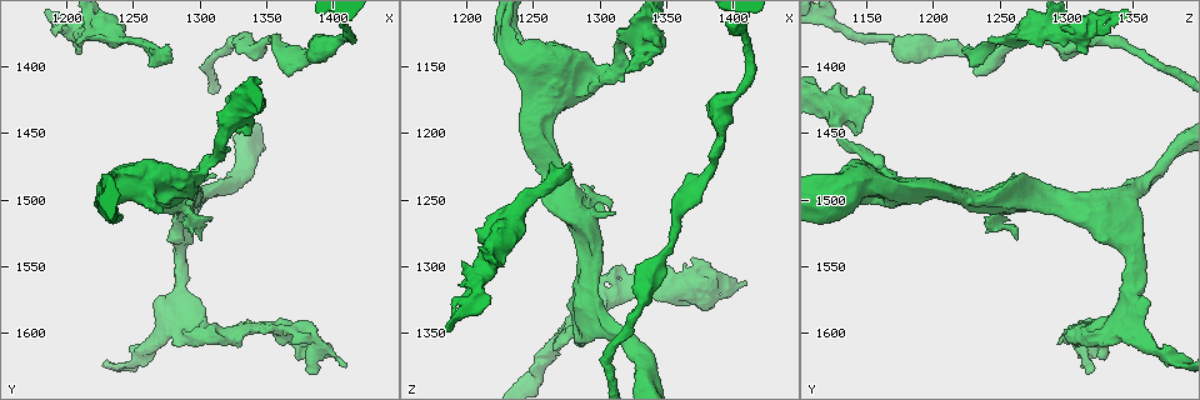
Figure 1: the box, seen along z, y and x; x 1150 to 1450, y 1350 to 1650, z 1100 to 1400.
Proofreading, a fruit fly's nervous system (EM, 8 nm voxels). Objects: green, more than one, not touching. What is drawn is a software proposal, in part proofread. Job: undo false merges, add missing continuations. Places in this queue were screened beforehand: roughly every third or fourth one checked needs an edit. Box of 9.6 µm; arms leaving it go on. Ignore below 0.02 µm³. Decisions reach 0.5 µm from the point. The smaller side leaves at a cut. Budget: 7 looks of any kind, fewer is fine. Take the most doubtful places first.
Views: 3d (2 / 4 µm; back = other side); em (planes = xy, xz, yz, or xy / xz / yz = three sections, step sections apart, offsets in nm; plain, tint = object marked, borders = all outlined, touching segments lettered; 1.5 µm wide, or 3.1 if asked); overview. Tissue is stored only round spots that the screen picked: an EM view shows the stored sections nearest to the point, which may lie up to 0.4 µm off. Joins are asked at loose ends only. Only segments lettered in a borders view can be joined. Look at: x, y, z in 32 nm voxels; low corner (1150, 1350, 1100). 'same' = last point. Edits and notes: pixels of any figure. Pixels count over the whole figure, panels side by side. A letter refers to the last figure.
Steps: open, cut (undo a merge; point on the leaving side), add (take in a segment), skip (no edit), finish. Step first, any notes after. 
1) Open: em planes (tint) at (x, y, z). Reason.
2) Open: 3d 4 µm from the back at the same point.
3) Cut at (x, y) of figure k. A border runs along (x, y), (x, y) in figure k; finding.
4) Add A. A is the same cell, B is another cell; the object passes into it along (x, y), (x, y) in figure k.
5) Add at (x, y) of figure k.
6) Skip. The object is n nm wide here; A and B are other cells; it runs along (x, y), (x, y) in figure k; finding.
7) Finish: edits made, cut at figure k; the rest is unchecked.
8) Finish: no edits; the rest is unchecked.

Open: 3d 2 µm at (1408, 1626, 1314). Free end.

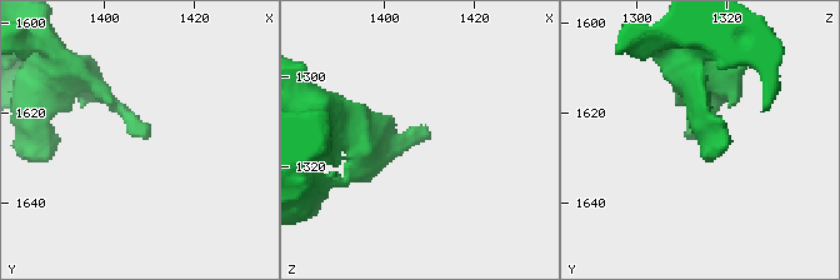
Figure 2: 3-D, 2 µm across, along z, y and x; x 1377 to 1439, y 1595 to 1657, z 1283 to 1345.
Open: em yz step 4 (borders) at (1410, 1626, 1314).

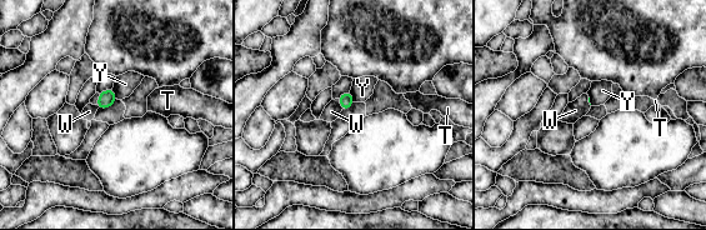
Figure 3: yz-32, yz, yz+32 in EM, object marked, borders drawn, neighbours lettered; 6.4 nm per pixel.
Open: em planes (borders) at the same point.

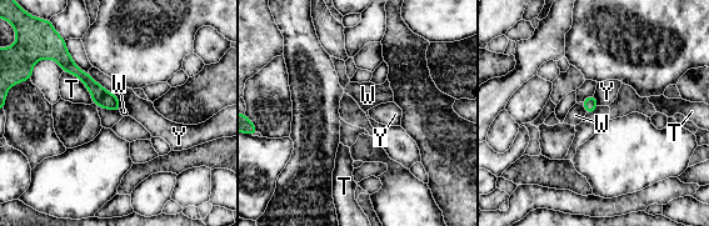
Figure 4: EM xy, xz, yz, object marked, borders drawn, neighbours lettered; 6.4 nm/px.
Add W. W is the same cell, T and Y are other cells; the object passes into it along (590, 104), (585, 109), (575, 115) in figure 4; the neuron continues.

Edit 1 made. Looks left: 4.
Open: em planes (borders) at (1192, 1374, 1330). An open end.

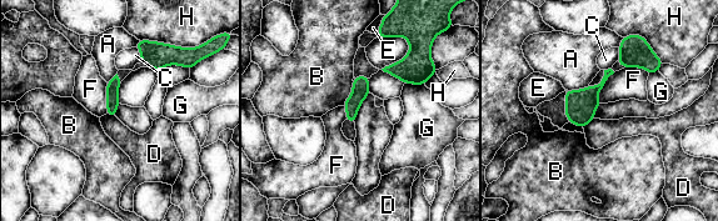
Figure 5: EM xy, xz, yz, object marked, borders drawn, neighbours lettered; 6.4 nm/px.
Skip. The longest contact is with H, 320 nm; A, B, C, D, E, F, G and H are other cells; none of them fits.

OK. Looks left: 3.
Finish: edits made, add at figure 4; the rest is unchecked.

